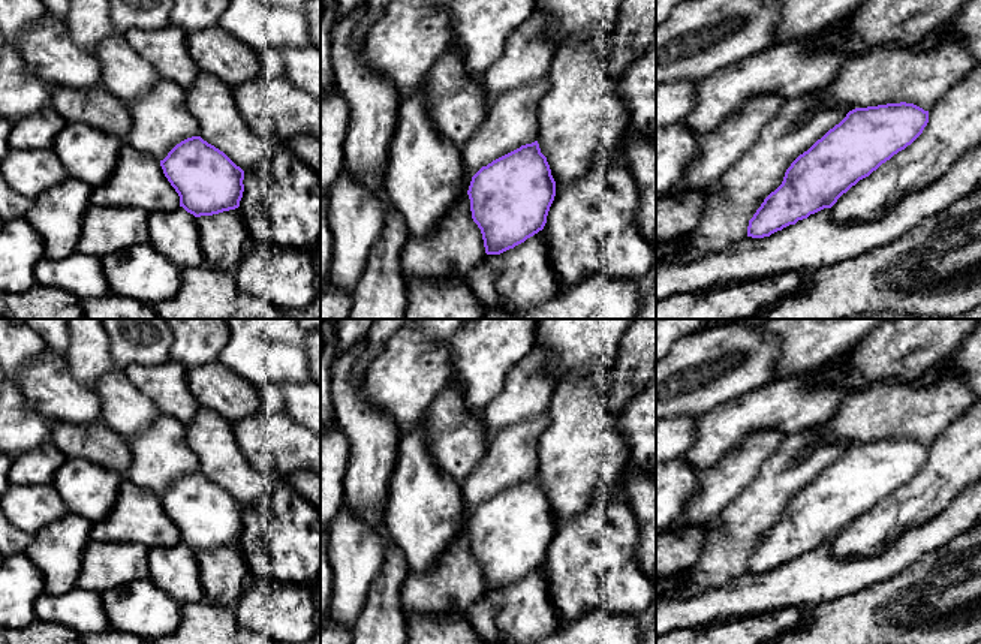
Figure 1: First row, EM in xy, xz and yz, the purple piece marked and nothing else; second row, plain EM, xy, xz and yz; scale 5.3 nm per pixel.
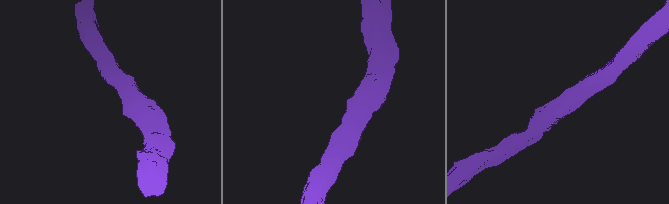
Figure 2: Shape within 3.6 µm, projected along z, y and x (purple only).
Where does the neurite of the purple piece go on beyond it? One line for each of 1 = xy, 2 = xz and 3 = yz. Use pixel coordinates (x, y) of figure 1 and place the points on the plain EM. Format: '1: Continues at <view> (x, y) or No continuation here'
1: No continuation here
2: No continuation here
3: No continuation here

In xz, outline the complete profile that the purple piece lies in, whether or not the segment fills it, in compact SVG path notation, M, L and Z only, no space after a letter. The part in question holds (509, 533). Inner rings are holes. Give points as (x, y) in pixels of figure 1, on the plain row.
M538 476L482 502L467 526L487 590L500 590L544 565L556 517Z

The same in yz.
M906 437L849 446L839 460L791 499L782 520L764 535L749 556L747 572L770 572L810 550L831 544L860 515L911 481L927 458L929 446Z

